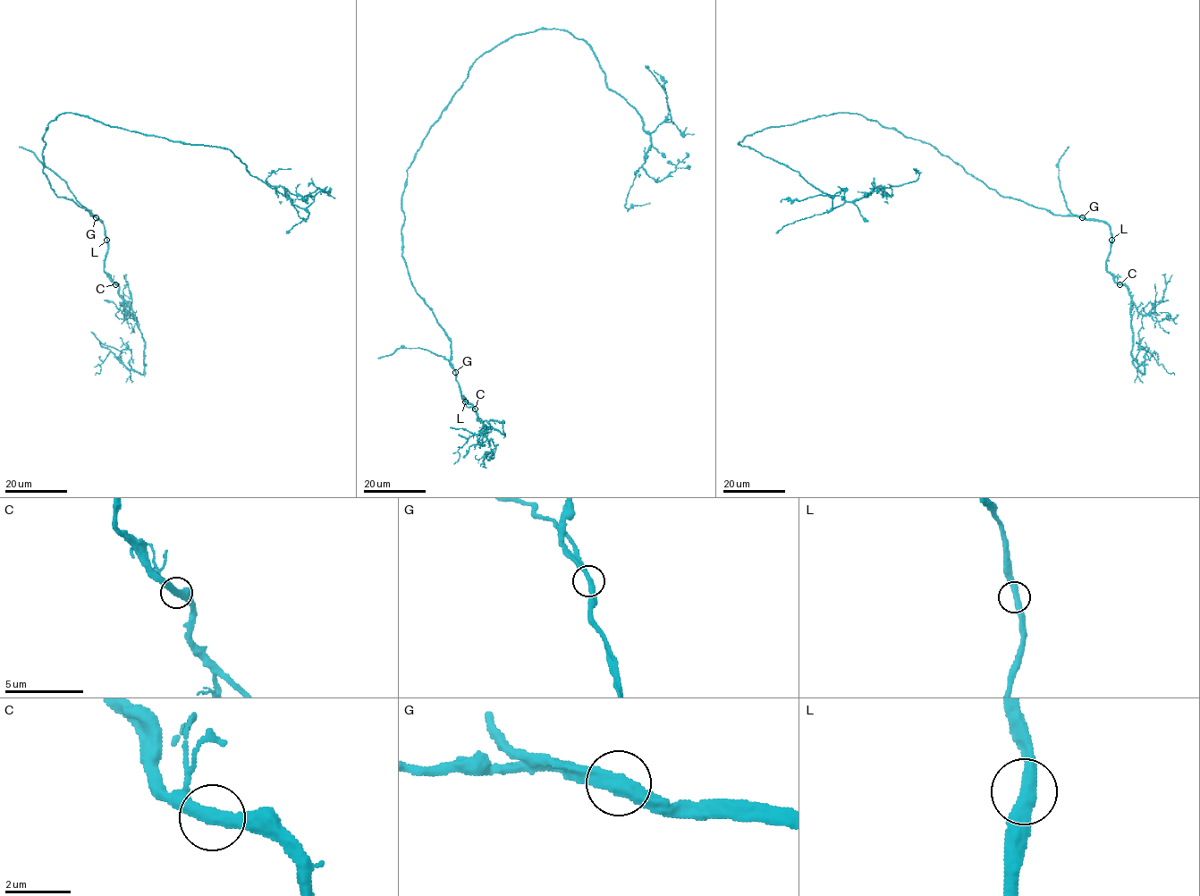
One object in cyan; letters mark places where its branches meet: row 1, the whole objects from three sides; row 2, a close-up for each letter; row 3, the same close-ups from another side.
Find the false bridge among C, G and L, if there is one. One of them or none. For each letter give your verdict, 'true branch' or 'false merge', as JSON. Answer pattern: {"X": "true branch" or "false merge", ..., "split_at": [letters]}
{"C": "true branch", "G": "true branch", "L": "true branch", "split_at": []}

